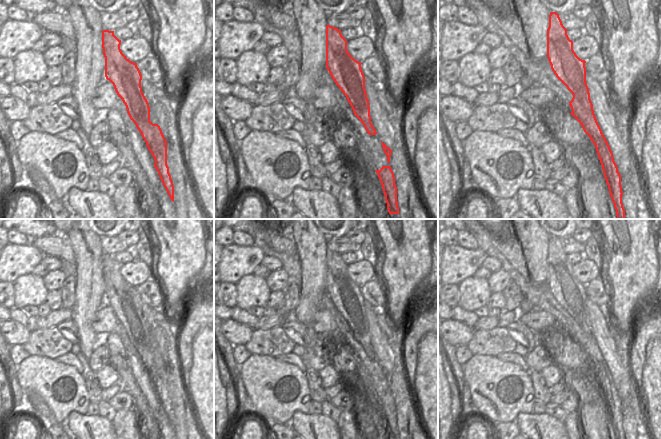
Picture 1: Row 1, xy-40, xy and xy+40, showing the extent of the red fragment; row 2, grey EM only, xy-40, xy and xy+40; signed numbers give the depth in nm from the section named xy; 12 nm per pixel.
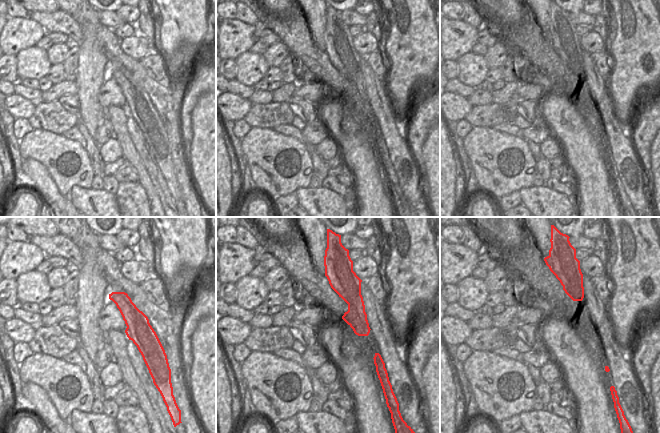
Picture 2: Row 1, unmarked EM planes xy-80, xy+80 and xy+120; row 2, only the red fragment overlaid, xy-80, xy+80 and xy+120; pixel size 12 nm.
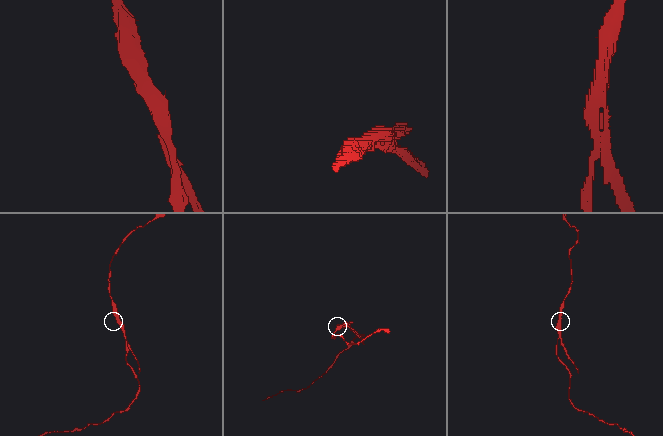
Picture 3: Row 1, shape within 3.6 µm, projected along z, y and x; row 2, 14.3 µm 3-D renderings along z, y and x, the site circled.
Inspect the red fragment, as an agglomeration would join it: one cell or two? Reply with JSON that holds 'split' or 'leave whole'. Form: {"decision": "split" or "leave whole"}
{"decision": "split"}

